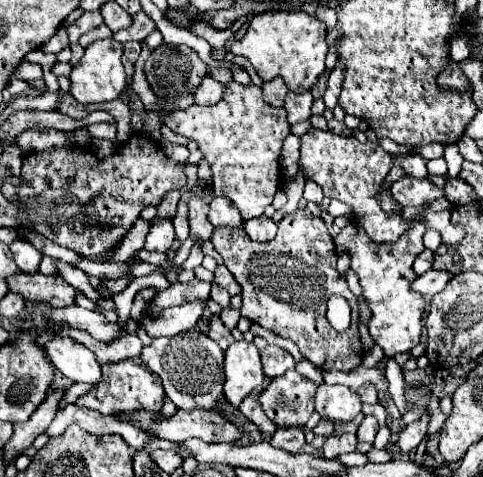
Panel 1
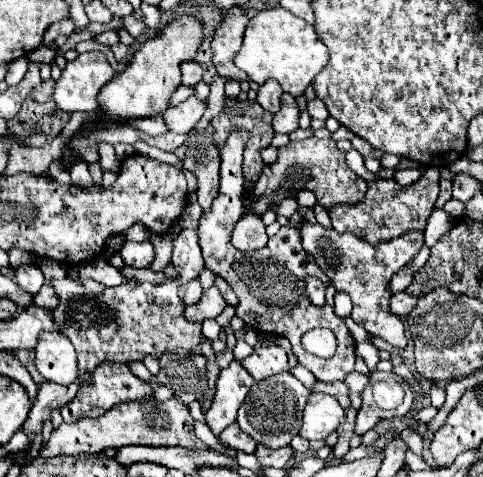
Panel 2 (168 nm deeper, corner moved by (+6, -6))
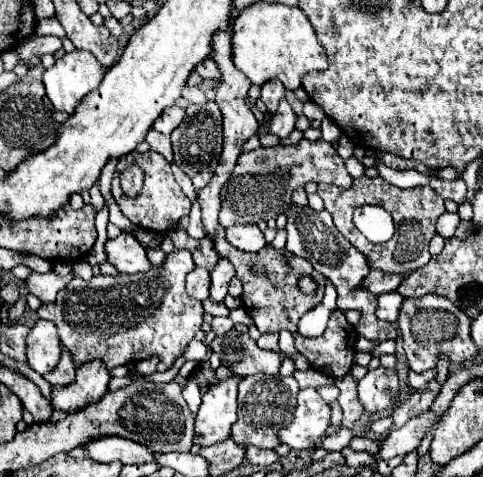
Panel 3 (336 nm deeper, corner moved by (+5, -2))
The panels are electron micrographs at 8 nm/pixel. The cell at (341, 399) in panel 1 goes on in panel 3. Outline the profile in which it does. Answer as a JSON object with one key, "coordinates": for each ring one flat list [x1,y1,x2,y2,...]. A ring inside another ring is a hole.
{"coordinates":[[314,388,300,390,294,420,278,432,278,438,294,450,312,448,330,426,332,410]]}

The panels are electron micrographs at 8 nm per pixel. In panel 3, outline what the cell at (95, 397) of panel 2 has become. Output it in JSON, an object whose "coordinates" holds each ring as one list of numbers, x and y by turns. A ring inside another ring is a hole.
{"coordinates":[[102,360,76,368,74,384,52,390,52,408,62,412,78,412,88,404,102,400,102,396,108,392,110,378,110,370]]}

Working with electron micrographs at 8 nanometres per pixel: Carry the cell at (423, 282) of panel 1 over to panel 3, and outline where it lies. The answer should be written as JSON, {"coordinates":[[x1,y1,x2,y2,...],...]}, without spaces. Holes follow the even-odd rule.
{"coordinates":[[398,292,378,296,378,318,394,324,398,318,398,312,402,308,402,302,404,302,404,298]]}

